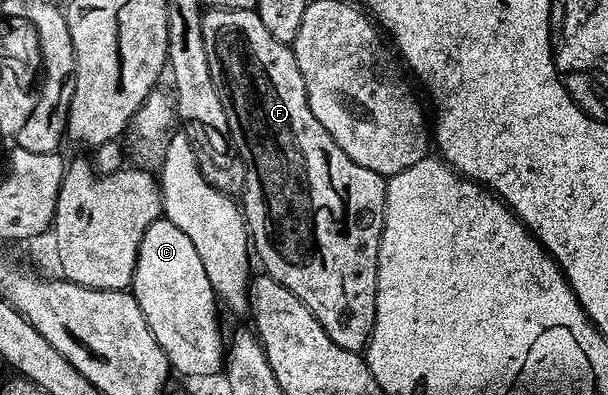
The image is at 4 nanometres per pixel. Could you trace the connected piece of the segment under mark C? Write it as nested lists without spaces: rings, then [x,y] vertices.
[[[166,219],[154,221],[149,226],[139,244],[139,258],[129,289],[145,315],[145,323],[149,323],[149,331],[153,331],[153,339],[161,343],[161,351],[165,351],[176,374],[180,373],[183,377],[215,377],[224,372],[225,333],[223,337],[219,330],[215,288],[209,283],[209,275],[205,275],[205,263],[201,263],[197,247],[193,247],[189,235],[185,235],[181,227]]]

